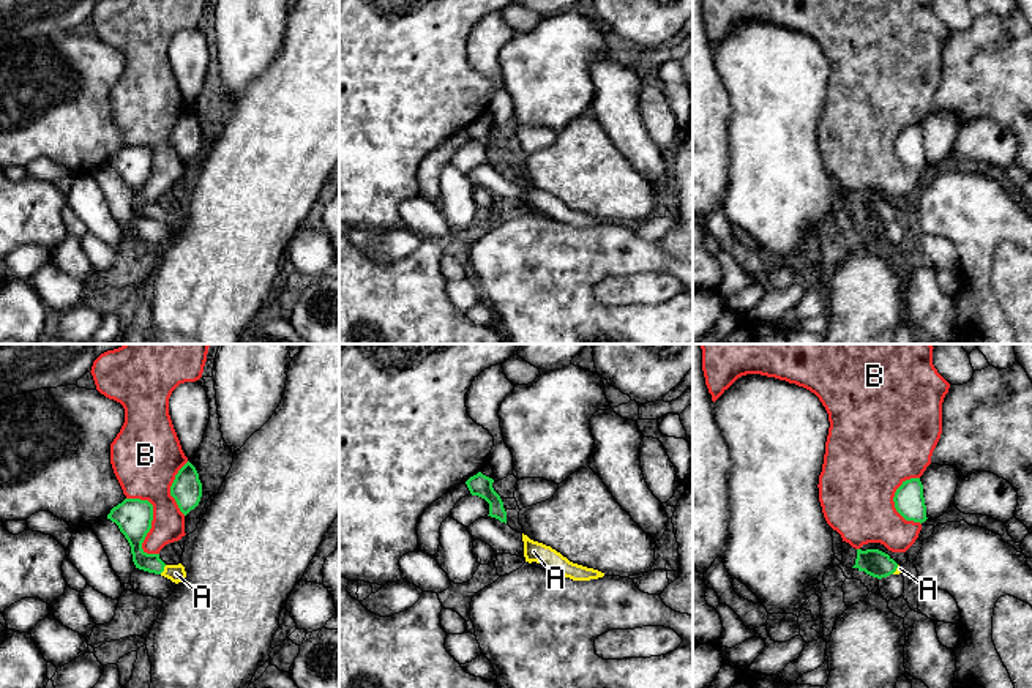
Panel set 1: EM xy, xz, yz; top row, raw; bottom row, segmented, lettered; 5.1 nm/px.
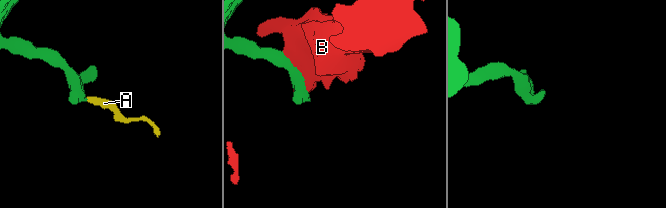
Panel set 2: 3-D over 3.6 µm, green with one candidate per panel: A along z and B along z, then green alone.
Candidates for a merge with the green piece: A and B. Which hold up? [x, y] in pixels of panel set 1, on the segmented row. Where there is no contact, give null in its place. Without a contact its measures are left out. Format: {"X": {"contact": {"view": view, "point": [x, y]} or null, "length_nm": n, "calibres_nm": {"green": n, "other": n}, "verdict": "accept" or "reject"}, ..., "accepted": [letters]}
{"A": {"contact": {"view": "xy", "point": [163, 570]}, "length_nm": 60, "calibres_nm": {"green": 120, "other": 90}, "verdict": "accept"}, "B": {"contact": {"view": "xy", "point": [150, 523]}, "length_nm": 340, "calibres_nm": {"green": 190, "other": 260}, "verdict": "reject"}, "accepted": ["A"]}

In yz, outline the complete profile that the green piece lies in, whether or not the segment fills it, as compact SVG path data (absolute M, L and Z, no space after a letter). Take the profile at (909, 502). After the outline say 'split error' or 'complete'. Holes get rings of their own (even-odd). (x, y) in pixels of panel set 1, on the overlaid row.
M910 478L903 481L903 484L895 492L893 502L896 511L906 521L914 521L922 524L928 519L925 497L923 497L923 484L920 478Z; complete

